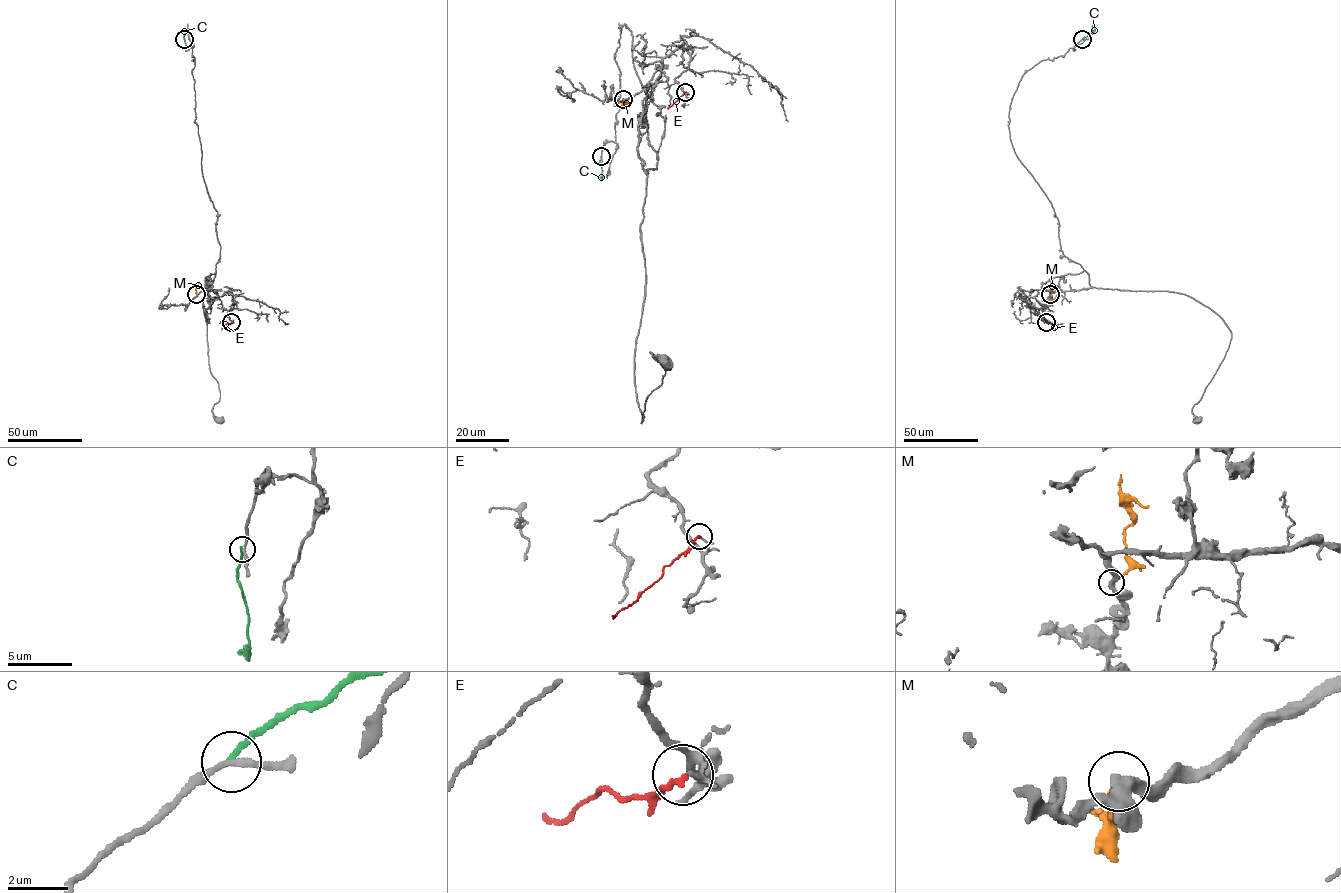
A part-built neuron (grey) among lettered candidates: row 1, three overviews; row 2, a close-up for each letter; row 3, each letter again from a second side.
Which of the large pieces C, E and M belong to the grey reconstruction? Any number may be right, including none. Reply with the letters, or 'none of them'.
none of them

